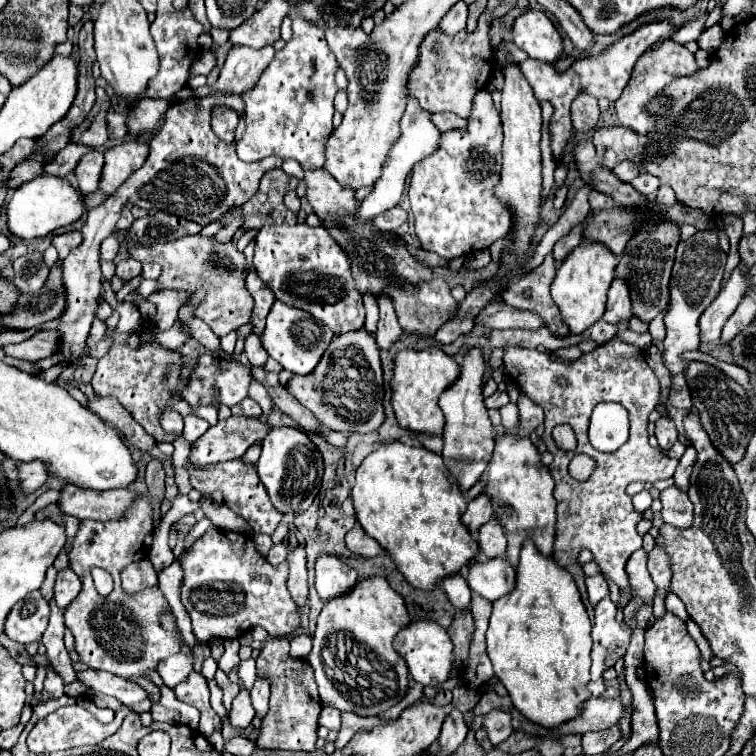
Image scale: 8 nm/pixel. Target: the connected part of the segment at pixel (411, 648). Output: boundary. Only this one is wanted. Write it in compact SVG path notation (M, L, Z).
M426 620L412 622L410 626L400 630L400 634L394 640L394 646L396 646L398 654L406 660L408 670L418 684L438 688L440 684L444 684L448 680L452 664L454 664L454 656L452 656L454 646L452 646L452 640L446 634L446 630L442 626L438 626L436 622L426 622Z

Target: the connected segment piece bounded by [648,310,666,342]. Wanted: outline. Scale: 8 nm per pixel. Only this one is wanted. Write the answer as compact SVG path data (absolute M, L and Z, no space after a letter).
M665 310L660 312L660 314L650 322L650 330L648 330L648 332L652 334L652 338L654 338L654 340L658 340L658 342L660 342L660 340L664 340L664 320L662 320L662 318L665 317L664 313L666 313Z

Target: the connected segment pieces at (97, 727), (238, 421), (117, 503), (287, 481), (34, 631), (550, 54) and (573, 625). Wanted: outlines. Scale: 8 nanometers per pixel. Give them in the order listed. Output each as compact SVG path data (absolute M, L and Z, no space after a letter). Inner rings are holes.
M146 700L146 702L140 702L140 704L132 704L132 706L122 706L122 708L116 712L114 720L107 724L102 724L96 720L91 713L81 706L62 706L58 708L56 712L52 712L52 714L48 714L46 718L42 718L42 720L36 722L36 726L32 728L32 732L28 734L28 748L30 748L32 752L44 754L44 752L58 752L58 750L66 750L66 748L74 748L74 746L100 744L102 740L106 740L110 734L114 734L114 732L120 728L124 716L128 716L128 714L132 714L132 712L138 712L138 714L150 712L150 706L152 706L152 702L148 702L148 700Z
M230 416L210 426L204 436L192 444L192 462L196 466L216 464L244 456L244 452L266 436L270 426L262 418Z
M64 486L58 506L60 510L76 518L92 520L118 520L136 502L136 494L130 490L80 490L76 486Z
M286 426L272 428L268 436L262 440L262 456L256 468L262 484L268 490L272 504L282 514L306 512L316 496L316 490L320 490L324 472L322 454L316 448L316 444L298 428L286 428Z
M38 590L30 592L8 614L4 634L18 644L36 642L42 638L42 632L48 626L48 614L50 608L48 602L42 598L42 594Z
M528 10L514 20L512 42L522 48L530 58L542 62L556 62L562 52L562 36L552 20L540 10Z
M530 540L524 542L516 570L516 588L494 602L490 626L486 632L488 658L492 660L494 674L506 686L514 708L530 722L552 730L560 724L580 716L580 704L590 698L590 650L592 650L592 624L580 600L580 592L572 576L556 564L554 558L544 558Z

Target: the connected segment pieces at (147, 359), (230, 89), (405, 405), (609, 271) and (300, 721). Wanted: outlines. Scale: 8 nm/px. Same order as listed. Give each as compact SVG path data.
M118 344L112 346L100 358L96 374L92 378L92 388L98 396L114 396L156 442L172 442L172 436L168 436L162 430L158 416L160 410L178 400L176 392L184 386L184 382L180 382L182 366L184 358L180 354L162 348L158 344L146 344L142 348L130 348Z
M234 46L226 58L226 64L220 70L220 78L210 88L194 90L196 96L212 96L212 94L236 94L242 96L248 88L256 86L256 80L262 76L264 68L274 58L274 48L264 46L262 50L252 50L246 46Z
M436 346L426 350L400 352L396 356L394 378L392 378L392 406L400 428L424 434L442 434L446 420L438 406L438 398L446 388L450 388L456 382L458 376L460 376L460 366Z
M582 242L560 264L556 278L552 282L552 298L560 310L562 322L568 326L572 334L582 334L586 328L590 328L596 320L602 318L606 310L606 294L614 280L616 264L618 258L606 246L596 242Z
M268 638L264 642L262 654L256 658L258 676L270 680L272 686L272 708L262 718L260 734L256 746L262 750L304 750L312 752L316 746L316 730L320 716L320 696L314 682L312 668L306 660L288 656L290 640L288 638Z

